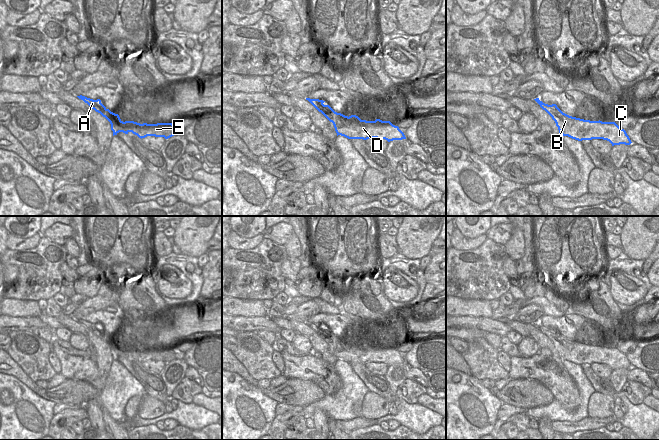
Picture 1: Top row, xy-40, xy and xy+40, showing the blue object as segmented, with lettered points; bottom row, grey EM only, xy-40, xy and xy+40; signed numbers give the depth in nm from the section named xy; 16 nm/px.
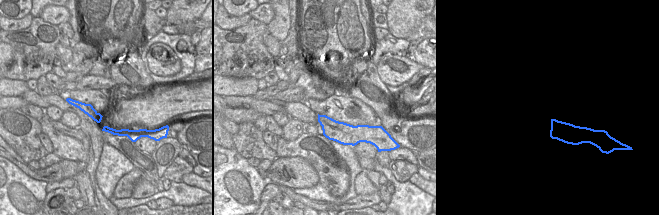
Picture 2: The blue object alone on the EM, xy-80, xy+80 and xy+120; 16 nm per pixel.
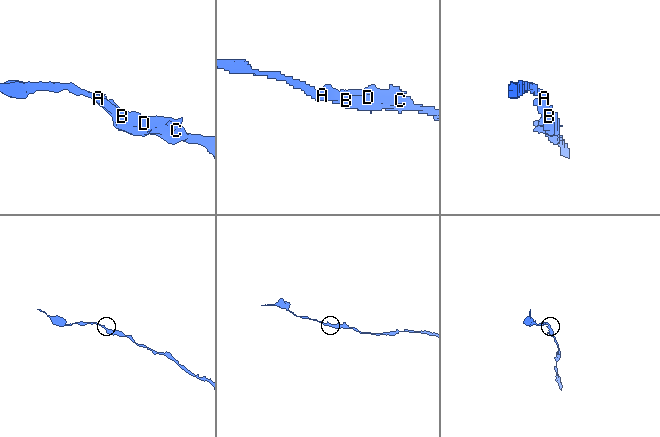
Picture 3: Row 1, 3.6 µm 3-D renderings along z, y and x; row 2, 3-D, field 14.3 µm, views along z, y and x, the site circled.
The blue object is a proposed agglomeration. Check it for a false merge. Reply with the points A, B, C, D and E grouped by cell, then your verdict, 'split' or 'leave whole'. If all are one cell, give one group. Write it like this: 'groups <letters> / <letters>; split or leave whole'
groups A B C D E; leave whole

